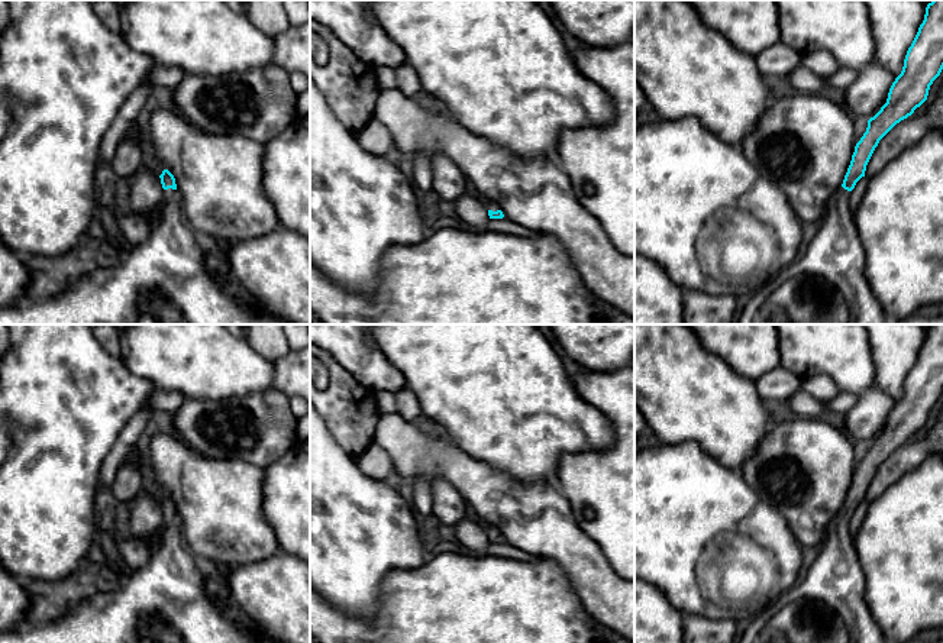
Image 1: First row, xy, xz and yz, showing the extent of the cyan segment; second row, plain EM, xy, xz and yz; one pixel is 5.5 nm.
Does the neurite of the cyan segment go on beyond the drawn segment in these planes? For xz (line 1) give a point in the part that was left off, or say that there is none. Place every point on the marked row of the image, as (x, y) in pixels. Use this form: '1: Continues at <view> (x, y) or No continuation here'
1: Continues at xz (493, 206)

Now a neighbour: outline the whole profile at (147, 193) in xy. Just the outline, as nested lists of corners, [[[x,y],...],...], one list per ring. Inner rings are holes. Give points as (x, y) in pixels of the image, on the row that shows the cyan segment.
[[[142,168],[130,190],[130,204],[135,214],[151,214],[164,201],[161,178],[151,169]]]

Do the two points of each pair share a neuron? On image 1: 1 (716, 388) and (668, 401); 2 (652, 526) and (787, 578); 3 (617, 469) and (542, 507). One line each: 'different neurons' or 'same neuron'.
1: same neuron
2: same neuron
3: different neurons

